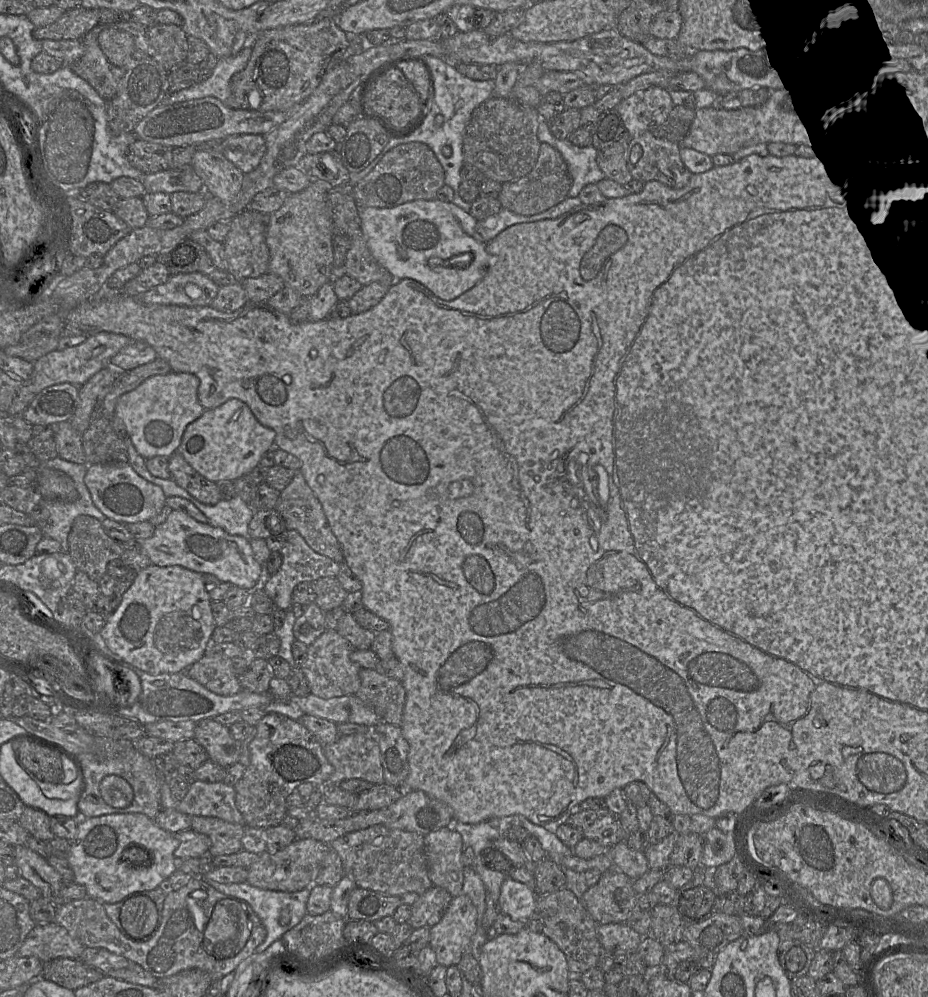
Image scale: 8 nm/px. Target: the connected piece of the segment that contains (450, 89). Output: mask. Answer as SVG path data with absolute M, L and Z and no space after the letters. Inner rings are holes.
M425 55L420 58L429 71L433 93L433 102L429 112L426 114L423 124L414 133L408 136L390 139L382 152L366 168L358 173L350 173L348 184L354 187L365 178L382 157L395 146L409 142L421 142L430 147L442 165L445 172L445 184L450 186L454 192L452 202L464 211L470 213L471 203L463 200L459 194L459 186L462 182L461 168L463 166L464 130L470 121L472 112L475 108L493 96L495 81L470 79L458 72L453 65L434 56ZM438 114L441 114L444 117L443 124L440 127L437 127L434 123L434 118ZM444 146L450 146L452 148L450 157L443 156L442 148Z

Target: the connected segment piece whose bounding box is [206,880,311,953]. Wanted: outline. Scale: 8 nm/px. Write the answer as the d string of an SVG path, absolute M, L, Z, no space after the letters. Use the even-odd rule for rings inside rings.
M206 880L206 883L227 896L231 896L246 902L259 917L262 925L266 929L266 938L260 945L256 947L256 953L262 953L273 942L281 939L284 933L296 926L307 914L306 904L311 891L311 886L307 886L296 892L281 892L257 888L250 885L248 882L222 884L213 880ZM283 909L288 909L290 911L291 918L287 925L281 925L279 923L279 914Z

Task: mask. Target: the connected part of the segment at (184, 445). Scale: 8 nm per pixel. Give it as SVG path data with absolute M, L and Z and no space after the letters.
M231 398L222 405L205 409L204 413L185 429L178 451L184 459L203 477L212 481L235 481L247 475L259 465L262 456L273 450L276 433L267 426L262 425L251 409L240 399Z

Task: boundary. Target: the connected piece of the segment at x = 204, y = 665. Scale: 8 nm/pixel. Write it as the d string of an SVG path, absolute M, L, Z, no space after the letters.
M207 651L186 674L217 695L232 696L241 691L231 659L214 651Z

